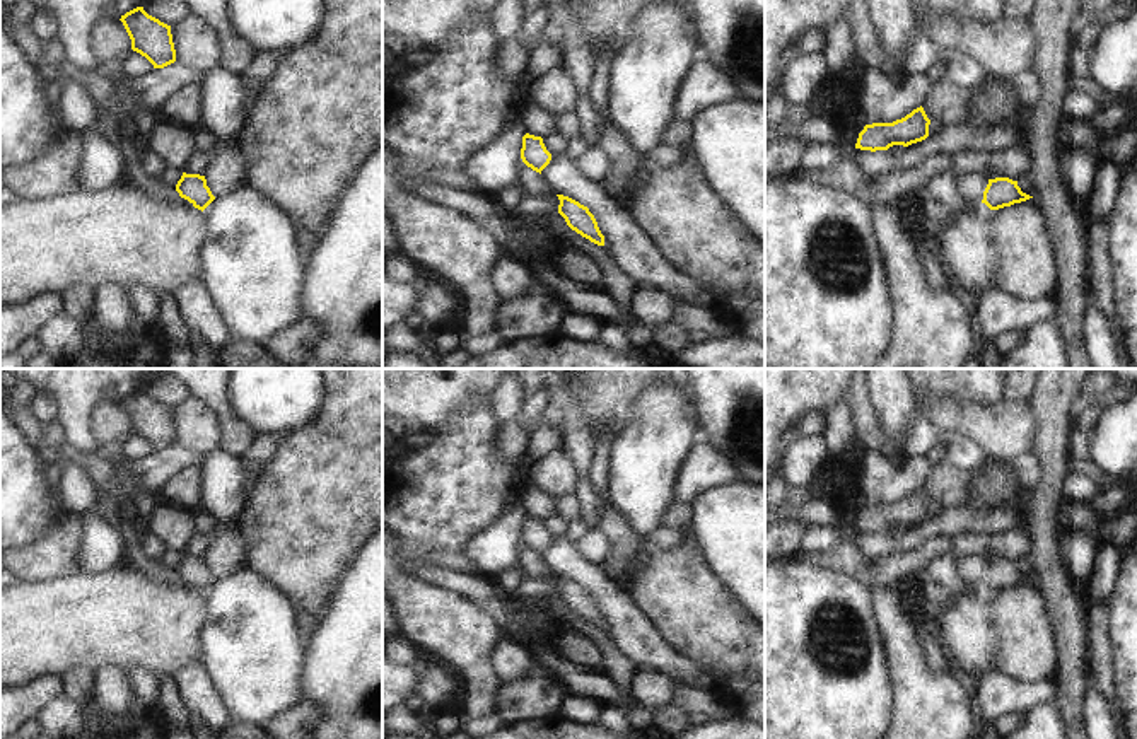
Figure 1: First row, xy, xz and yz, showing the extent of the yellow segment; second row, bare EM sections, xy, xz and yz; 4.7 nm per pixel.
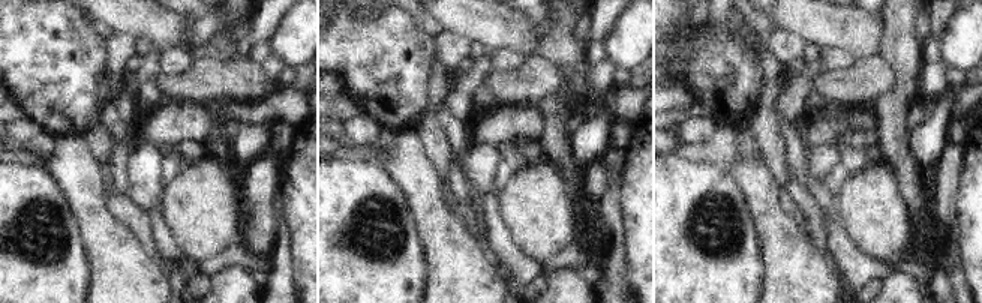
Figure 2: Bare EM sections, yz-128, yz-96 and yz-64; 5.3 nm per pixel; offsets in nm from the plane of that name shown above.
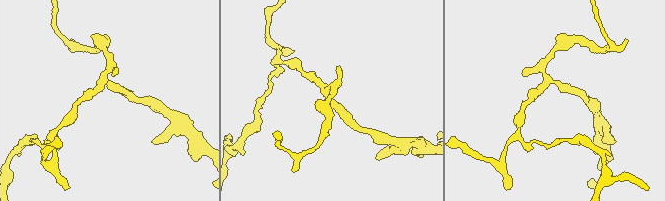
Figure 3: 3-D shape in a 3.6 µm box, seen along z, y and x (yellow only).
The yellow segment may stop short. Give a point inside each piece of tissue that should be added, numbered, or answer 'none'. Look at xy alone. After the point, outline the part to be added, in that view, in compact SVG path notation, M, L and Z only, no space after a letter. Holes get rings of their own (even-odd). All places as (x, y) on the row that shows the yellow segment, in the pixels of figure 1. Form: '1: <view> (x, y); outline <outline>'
none

